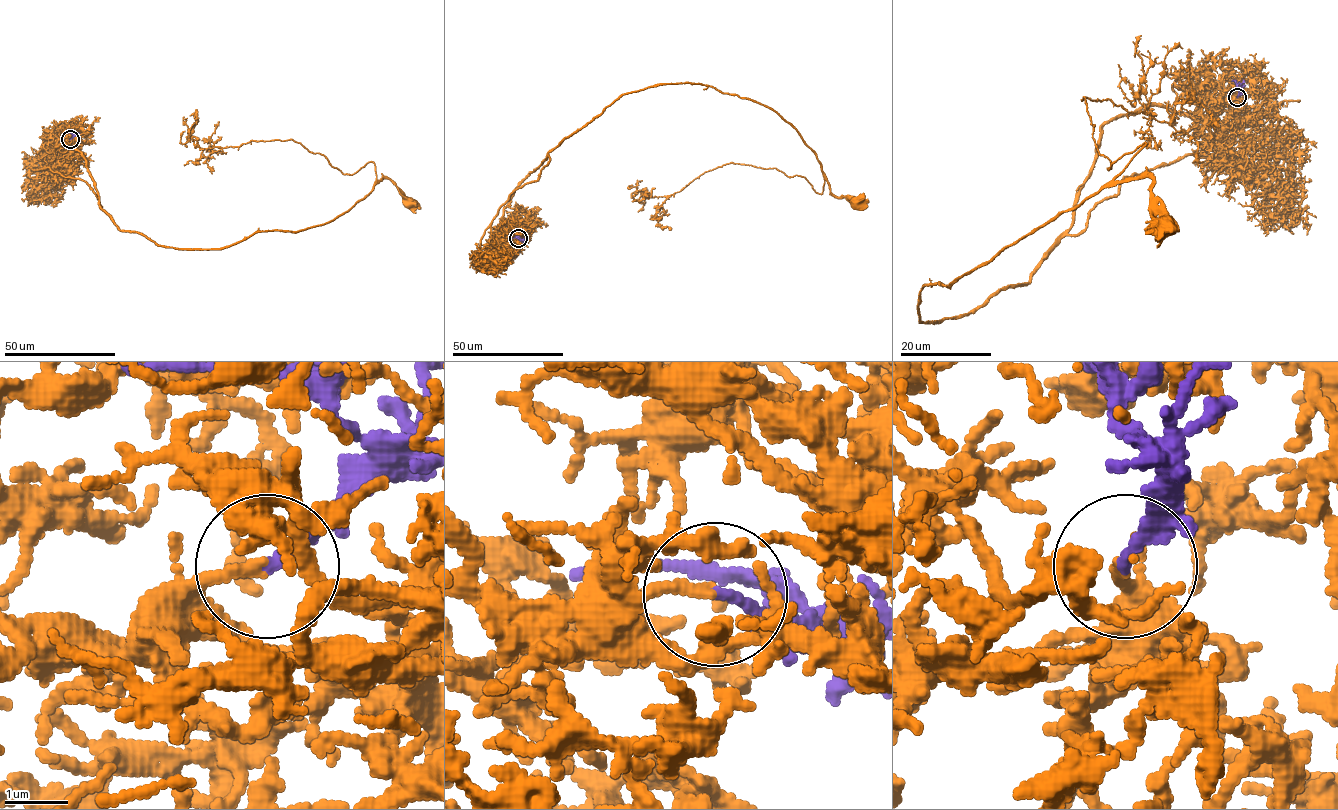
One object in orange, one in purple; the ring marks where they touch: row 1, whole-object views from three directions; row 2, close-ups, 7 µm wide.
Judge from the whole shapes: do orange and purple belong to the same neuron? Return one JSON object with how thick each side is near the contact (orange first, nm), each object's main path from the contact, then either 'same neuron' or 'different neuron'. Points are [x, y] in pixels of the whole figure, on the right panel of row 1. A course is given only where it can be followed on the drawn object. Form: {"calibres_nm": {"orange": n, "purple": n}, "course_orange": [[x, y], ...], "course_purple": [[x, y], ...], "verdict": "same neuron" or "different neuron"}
{"calibres_nm": {"orange": 170, "purple": 170}, "course_orange": [[1237, 97], [1112, 118], [1072, 227], [1027, 283], [920, 320], [924, 286], [1105, 187], [1152, 179], [1163, 227]], "course_purple": [[1237, 97], [1240, 90], [1236, 83]], "verdict": "same neuron"}

